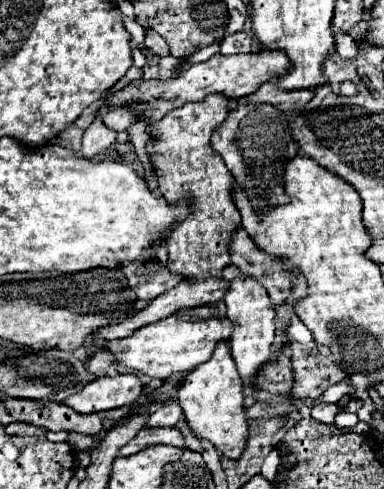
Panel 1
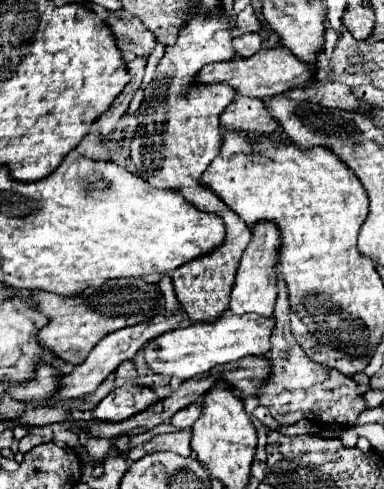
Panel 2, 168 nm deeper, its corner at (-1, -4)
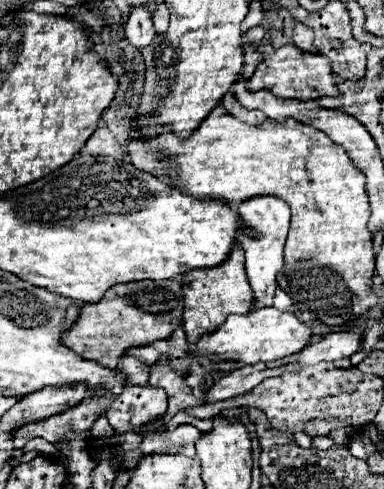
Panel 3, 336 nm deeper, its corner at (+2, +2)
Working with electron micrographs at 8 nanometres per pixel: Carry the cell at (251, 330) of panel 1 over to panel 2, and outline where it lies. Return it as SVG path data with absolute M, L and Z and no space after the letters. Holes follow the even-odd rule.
M257 221L253 227L253 239L247 245L241 263L239 263L239 271L237 271L237 279L235 279L235 287L231 293L231 305L229 311L235 315L243 315L243 313L259 313L259 315L273 315L273 307L275 307L275 299L277 299L277 263L279 263L279 249L281 249L281 233L279 227L273 221Z

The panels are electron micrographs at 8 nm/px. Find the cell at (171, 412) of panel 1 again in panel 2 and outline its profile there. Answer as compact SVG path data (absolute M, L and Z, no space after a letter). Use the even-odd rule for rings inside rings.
M201 401L193 403L191 407L183 409L183 411L177 411L173 417L171 417L171 423L179 429L189 429L201 415Z

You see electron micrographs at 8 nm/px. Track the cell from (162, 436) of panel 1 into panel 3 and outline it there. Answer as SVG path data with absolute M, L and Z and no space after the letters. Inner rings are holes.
M178 425L174 431L164 433L152 433L146 435L140 443L140 451L144 455L148 453L180 453L186 457L194 457L194 443L200 437L200 431L194 425Z

